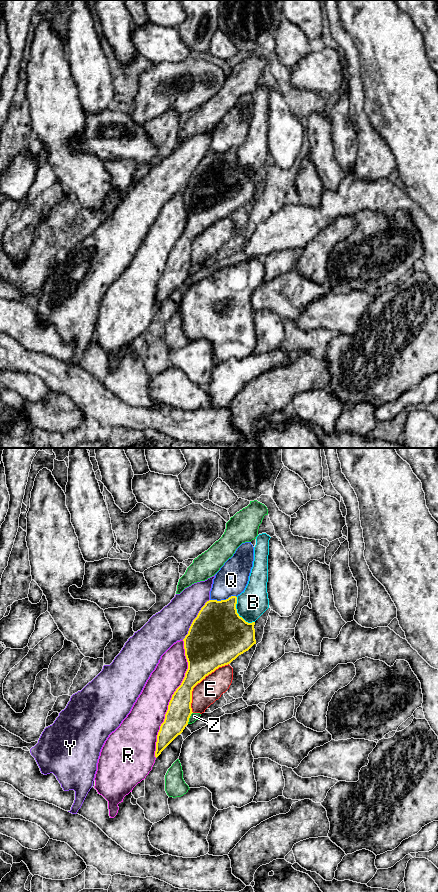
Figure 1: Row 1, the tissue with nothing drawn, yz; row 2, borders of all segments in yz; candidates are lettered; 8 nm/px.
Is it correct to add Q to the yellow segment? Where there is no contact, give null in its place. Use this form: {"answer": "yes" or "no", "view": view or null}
{"answer": "no", "view": "yz"}

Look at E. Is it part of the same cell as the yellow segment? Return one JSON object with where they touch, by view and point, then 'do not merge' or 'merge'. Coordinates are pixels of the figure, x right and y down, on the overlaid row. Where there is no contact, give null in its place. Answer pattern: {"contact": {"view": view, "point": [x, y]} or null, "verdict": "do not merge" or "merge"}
{"contact": {"view": "yz", "point": [198, 682]}, "verdict": "do not merge"}

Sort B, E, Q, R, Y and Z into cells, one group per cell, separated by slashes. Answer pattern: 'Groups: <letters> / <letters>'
Groups: B / E / Q / R / Y / Z

